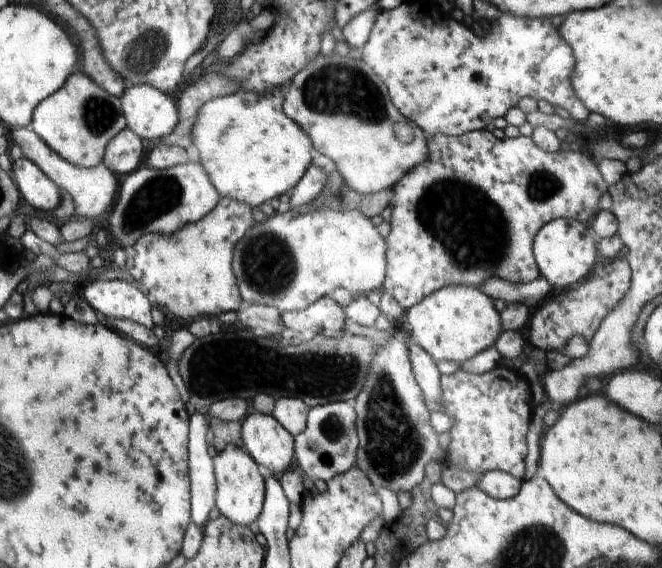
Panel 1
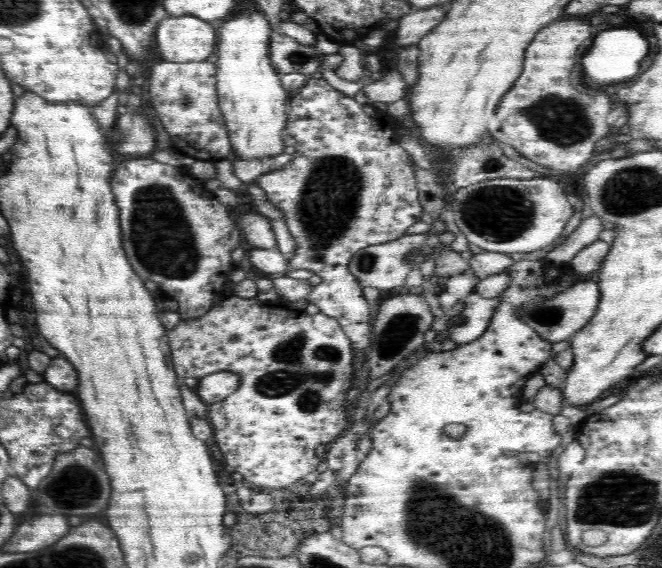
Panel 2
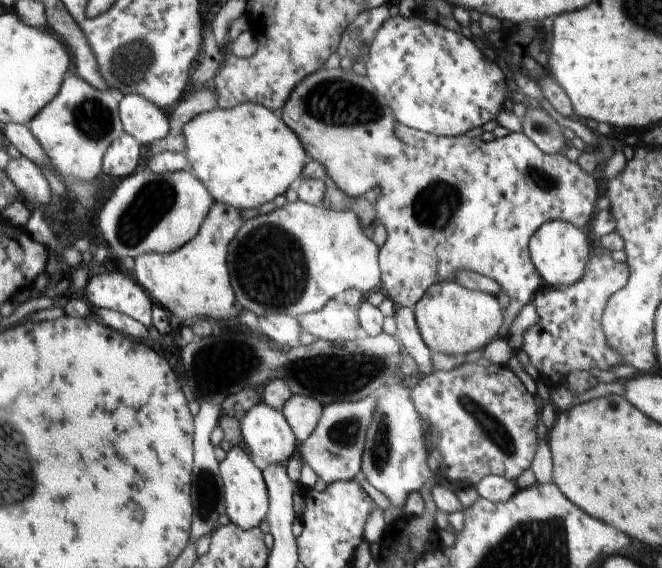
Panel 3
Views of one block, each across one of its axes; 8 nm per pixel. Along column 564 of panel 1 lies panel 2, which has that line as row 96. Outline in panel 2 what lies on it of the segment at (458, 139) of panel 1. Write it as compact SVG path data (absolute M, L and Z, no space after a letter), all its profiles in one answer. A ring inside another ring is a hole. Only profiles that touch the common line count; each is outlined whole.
M162 61L150 70L149 104L153 105L157 118L172 140L172 148L179 156L191 156L195 160L215 161L224 159L232 151L228 139L228 127L219 108L216 66L200 63L174 63Z

